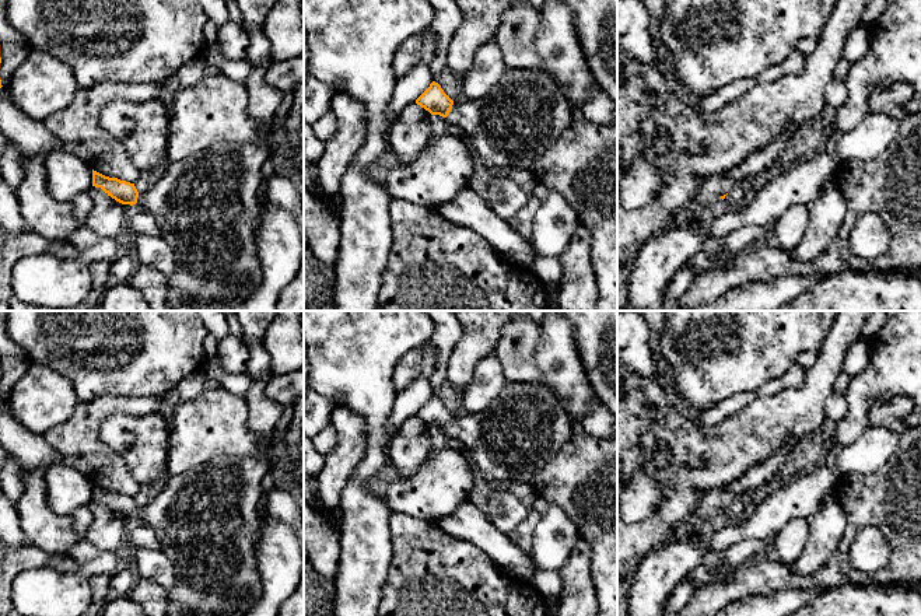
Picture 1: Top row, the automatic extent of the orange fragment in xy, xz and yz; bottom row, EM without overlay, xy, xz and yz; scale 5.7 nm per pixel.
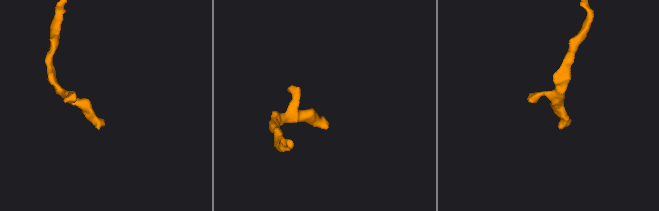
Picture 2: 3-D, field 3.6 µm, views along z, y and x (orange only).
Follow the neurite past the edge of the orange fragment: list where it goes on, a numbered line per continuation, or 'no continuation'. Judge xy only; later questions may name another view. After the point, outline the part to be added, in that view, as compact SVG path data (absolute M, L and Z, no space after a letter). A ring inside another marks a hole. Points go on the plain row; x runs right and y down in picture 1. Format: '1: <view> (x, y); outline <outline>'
1: xy (207, 521); outline M266 455L218 456L171 476L154 500L139 507L137 518L155 532L175 567L167 616L242 616L262 598L255 546L262 532L262 479L269 470Z

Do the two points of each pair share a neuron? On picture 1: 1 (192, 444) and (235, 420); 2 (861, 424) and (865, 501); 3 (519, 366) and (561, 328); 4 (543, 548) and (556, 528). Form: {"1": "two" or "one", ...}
{"1": "one", "2": "two", "3": "two", "4": "one"}

